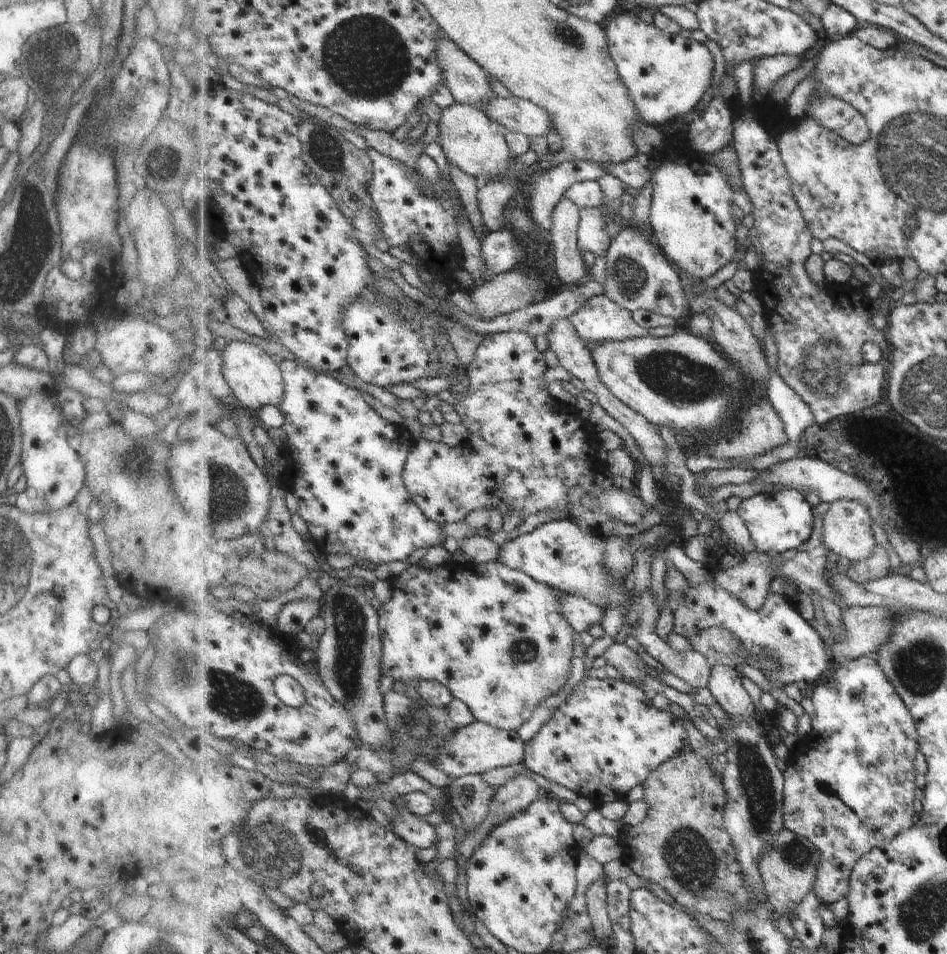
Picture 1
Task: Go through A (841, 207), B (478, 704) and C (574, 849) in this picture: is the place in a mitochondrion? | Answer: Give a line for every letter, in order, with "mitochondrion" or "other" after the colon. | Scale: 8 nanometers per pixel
A: other
B: other
C: other

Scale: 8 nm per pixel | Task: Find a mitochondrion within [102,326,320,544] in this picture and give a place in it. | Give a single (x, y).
(238, 496)

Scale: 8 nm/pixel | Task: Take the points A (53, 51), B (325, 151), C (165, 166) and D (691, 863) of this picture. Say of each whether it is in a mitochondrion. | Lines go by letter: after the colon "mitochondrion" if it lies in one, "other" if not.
A: mitochondrion
B: mitochondrion
C: mitochondrion
D: mitochondrion

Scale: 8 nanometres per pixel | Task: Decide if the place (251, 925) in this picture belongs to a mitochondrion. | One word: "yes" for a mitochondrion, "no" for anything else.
yes

